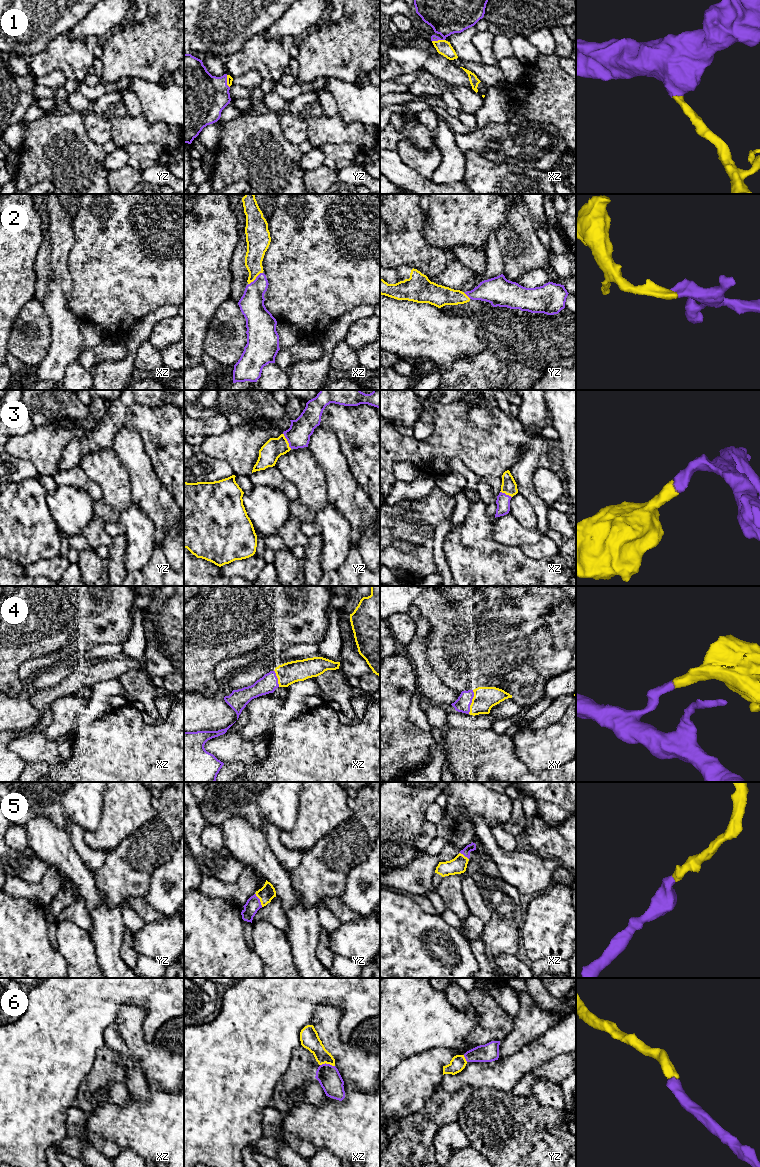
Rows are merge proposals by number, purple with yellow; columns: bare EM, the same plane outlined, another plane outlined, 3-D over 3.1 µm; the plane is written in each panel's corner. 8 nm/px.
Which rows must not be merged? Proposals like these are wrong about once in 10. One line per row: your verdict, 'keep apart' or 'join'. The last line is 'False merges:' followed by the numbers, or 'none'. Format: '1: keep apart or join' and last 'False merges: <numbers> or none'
1: join
2: join
3: join
4: join
5: join
6: join
False merges: none

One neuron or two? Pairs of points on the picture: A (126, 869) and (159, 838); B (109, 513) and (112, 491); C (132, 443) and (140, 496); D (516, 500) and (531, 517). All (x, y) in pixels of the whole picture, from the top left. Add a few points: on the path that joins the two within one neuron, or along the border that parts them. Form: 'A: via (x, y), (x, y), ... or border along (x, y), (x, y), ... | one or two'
A: via (134, 861), (151, 845) | one
B: border along (101, 499), (106, 504), (114, 507), (119, 513) | two
C: via (133, 456), (140, 468), (140, 483) | one
D: via (519, 504), (527, 513) | one

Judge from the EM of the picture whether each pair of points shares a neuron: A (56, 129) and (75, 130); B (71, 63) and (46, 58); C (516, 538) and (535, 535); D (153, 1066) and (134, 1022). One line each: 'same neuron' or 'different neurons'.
A: same neuron
B: same neuron
C: same neuron
D: same neuron

